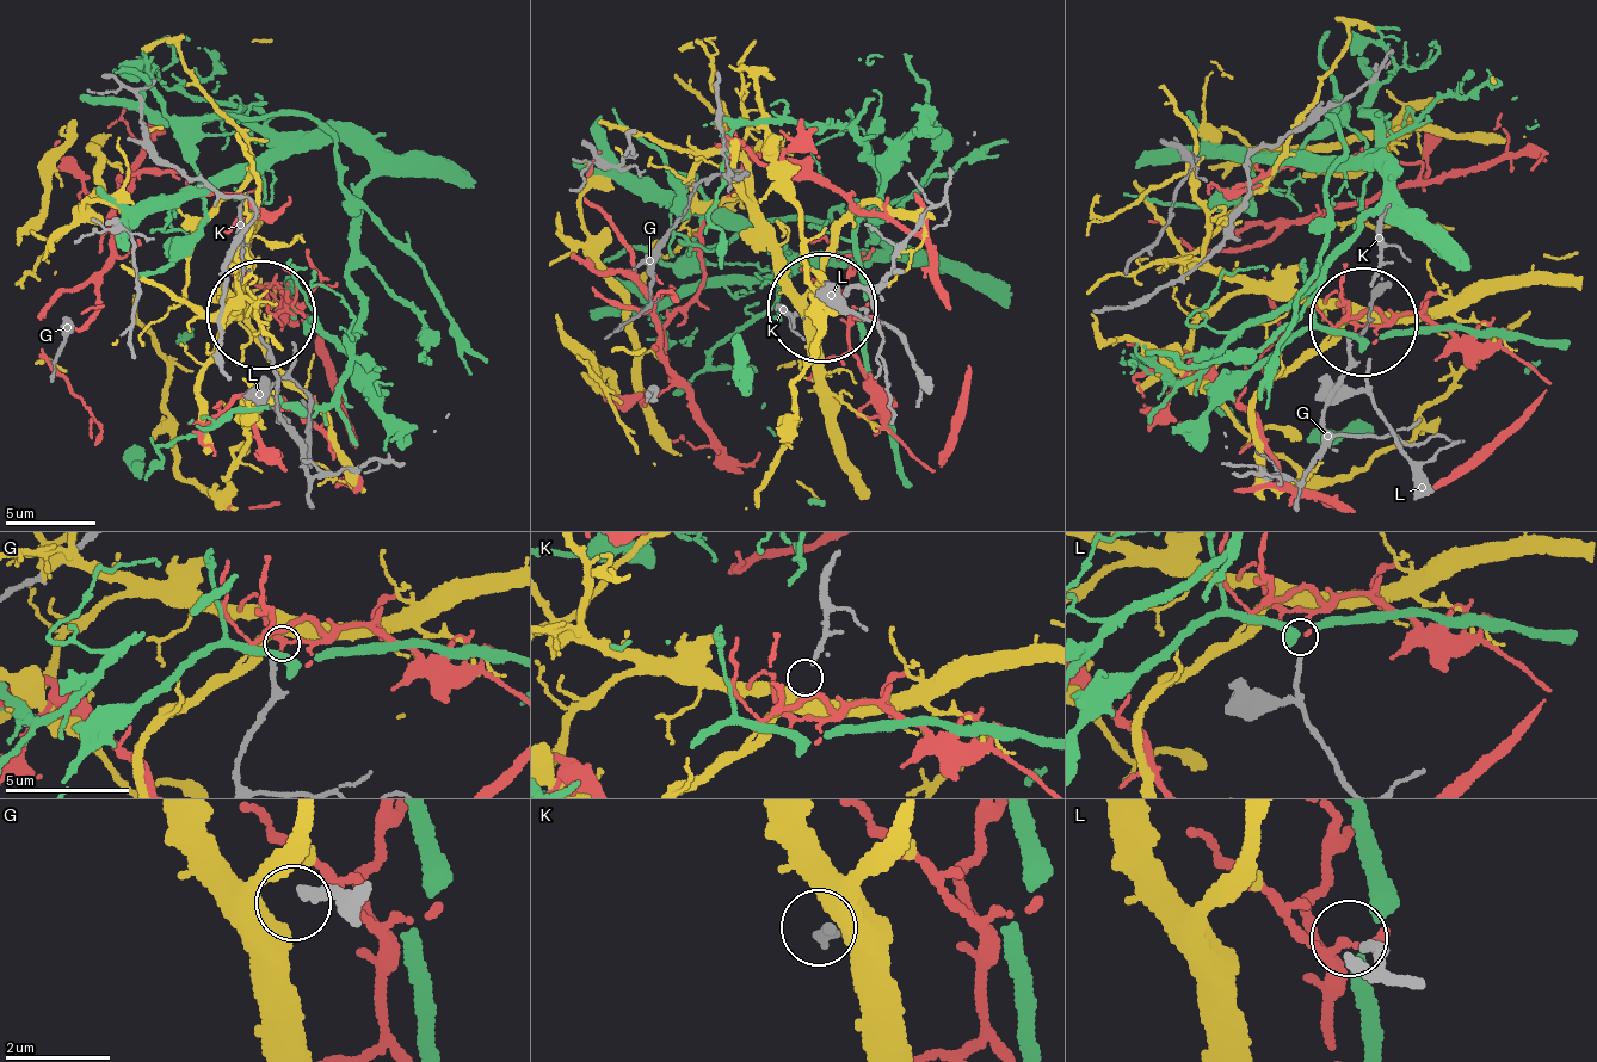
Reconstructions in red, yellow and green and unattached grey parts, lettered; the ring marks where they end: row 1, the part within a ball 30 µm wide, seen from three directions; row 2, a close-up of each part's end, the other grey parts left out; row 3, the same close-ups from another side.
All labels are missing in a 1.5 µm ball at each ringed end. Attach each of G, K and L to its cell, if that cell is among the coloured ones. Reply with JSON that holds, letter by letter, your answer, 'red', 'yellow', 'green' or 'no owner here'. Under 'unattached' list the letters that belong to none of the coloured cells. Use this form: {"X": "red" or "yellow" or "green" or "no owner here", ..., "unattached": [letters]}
{"G": "no owner here", "K": "no owner here", "L": "green", "unattached": ["G", "K"]}

